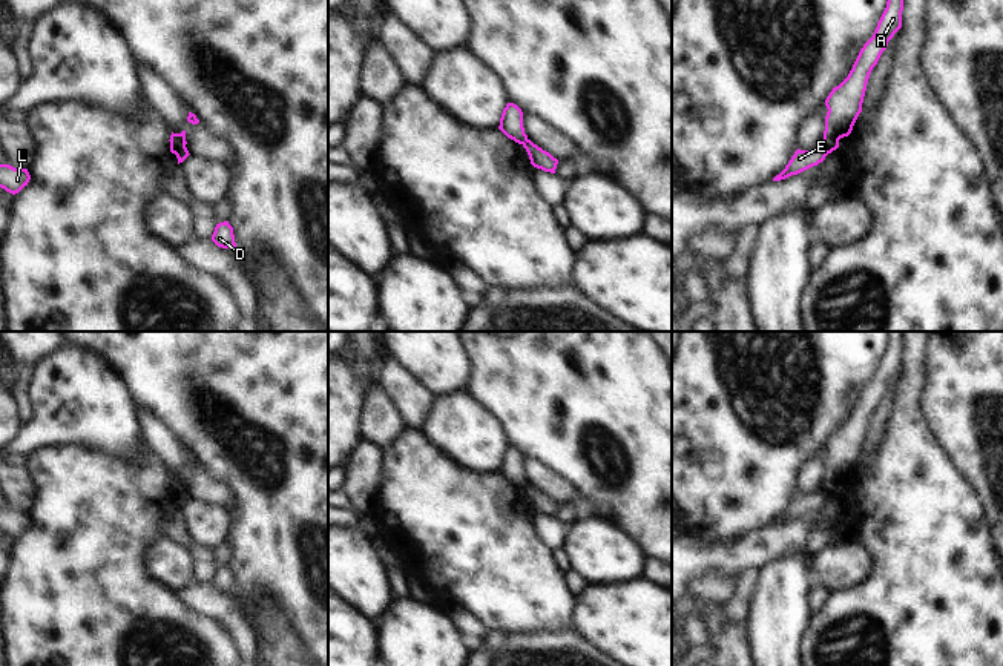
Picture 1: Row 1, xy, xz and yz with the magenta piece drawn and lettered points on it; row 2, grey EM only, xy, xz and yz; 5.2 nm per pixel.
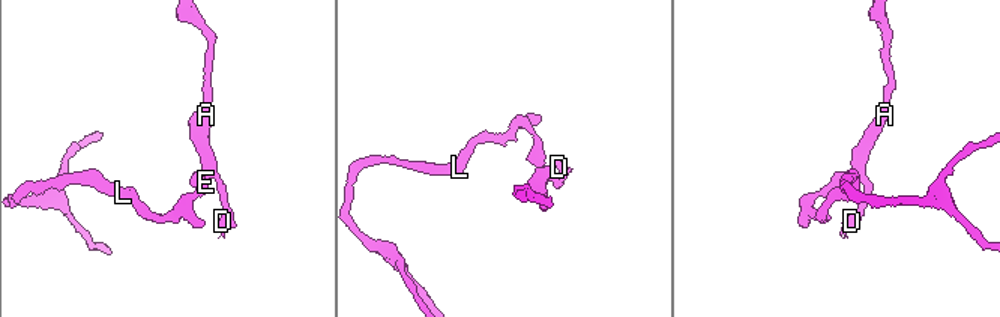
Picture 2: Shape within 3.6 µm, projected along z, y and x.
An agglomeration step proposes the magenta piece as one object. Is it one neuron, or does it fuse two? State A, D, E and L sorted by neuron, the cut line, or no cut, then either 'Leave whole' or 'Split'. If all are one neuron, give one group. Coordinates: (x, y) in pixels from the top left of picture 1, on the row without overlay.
Groups: A D / E L. Split along yz (824, 488), (830, 496). Split.

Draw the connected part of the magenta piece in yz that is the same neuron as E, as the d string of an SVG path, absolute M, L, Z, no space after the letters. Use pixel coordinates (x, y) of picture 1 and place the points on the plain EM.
M820 490L817 493L811 493L811 494L801 494L797 493L794 496L794 499L791 500L791 503L788 505L788 508L785 509L785 513L776 519L773 522L773 525L781 525L785 523L791 519L797 519L813 509L817 509L819 506L822 506L825 503L825 500L828 499L828 493L825 490Z

